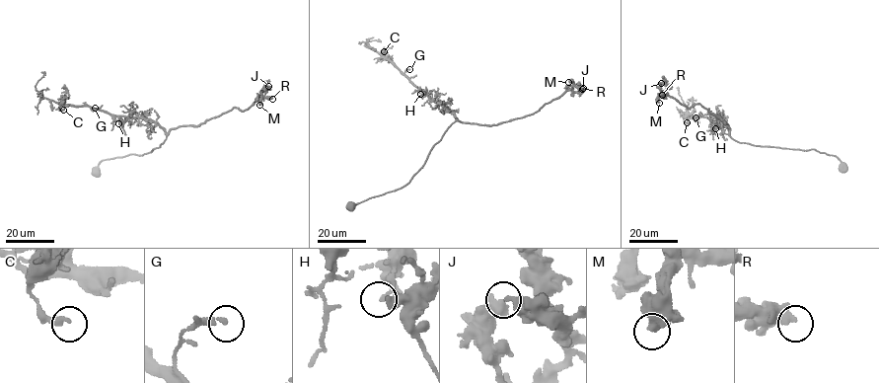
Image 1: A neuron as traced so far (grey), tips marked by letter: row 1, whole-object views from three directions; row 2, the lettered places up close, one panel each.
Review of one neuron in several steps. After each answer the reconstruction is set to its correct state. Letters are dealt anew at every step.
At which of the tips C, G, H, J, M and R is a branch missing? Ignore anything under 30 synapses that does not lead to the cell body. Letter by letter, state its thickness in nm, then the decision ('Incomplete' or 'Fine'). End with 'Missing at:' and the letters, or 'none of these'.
C: Thickness 200 nm. Fine
G: Thickness 180 nm. Fine
H: Thickness 130 nm. Fine
J: Thickness 360 nm. Fine
M: Thickness 360 nm. Fine
R: Thickness 360 nm. Fine
Missing at: none of these

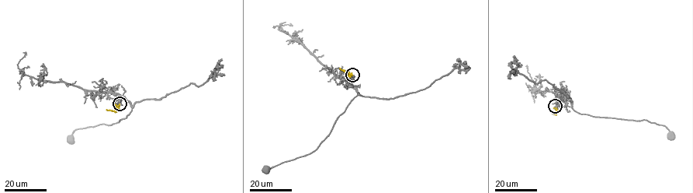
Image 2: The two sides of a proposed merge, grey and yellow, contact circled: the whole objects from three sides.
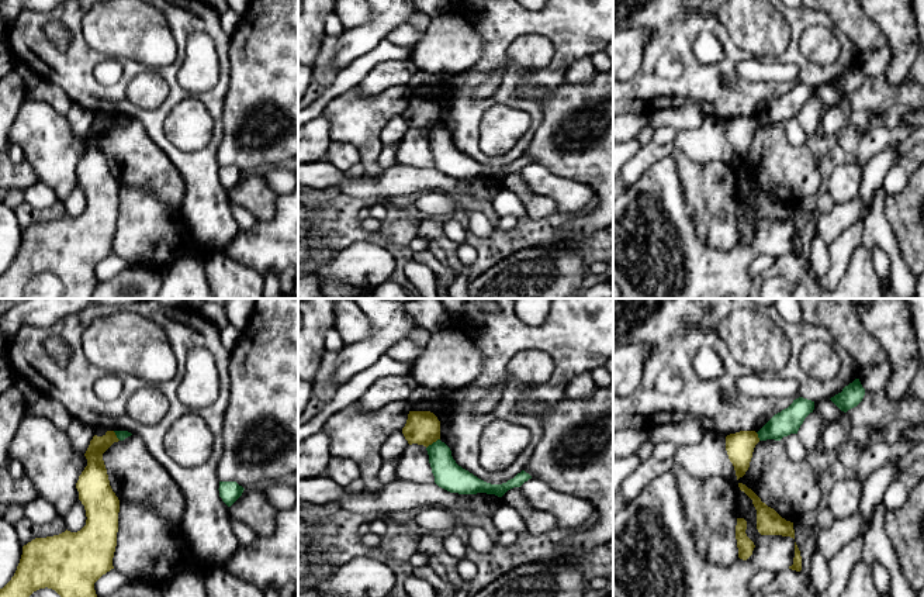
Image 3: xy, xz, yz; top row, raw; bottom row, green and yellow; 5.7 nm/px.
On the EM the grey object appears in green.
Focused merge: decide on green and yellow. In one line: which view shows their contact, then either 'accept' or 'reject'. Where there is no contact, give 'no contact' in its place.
contact in xz; reject

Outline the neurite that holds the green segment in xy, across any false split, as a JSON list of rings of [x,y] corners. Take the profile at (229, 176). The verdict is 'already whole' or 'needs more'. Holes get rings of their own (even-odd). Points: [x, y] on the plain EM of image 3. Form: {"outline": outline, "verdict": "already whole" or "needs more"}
{"outline": [[[219,166],[219,182],[231,191],[243,177],[243,172],[236,166]]], "verdict": "already whole"}

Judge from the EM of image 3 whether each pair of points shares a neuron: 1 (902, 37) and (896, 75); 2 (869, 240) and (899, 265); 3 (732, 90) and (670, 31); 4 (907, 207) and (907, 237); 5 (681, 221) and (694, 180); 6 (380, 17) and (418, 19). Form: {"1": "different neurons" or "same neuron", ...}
{"1": "same neuron", "2": "same neuron", "3": "same neuron", "4": "same neuron", "5": "different neurons", "6": "different neurons"}

